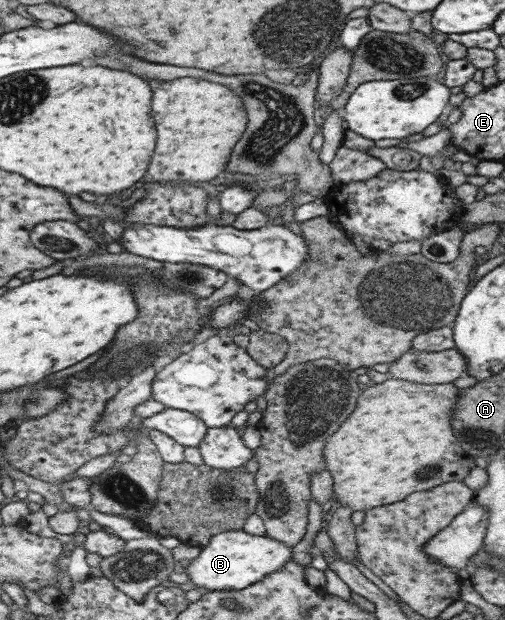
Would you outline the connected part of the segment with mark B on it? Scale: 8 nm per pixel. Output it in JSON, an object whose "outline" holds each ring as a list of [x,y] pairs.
{"outline":[[[242,530],[223,531],[200,546],[199,554],[187,564],[184,572],[193,585],[199,589],[203,587],[207,592],[240,590],[285,565],[291,559],[290,548],[266,535],[249,535]]]}

